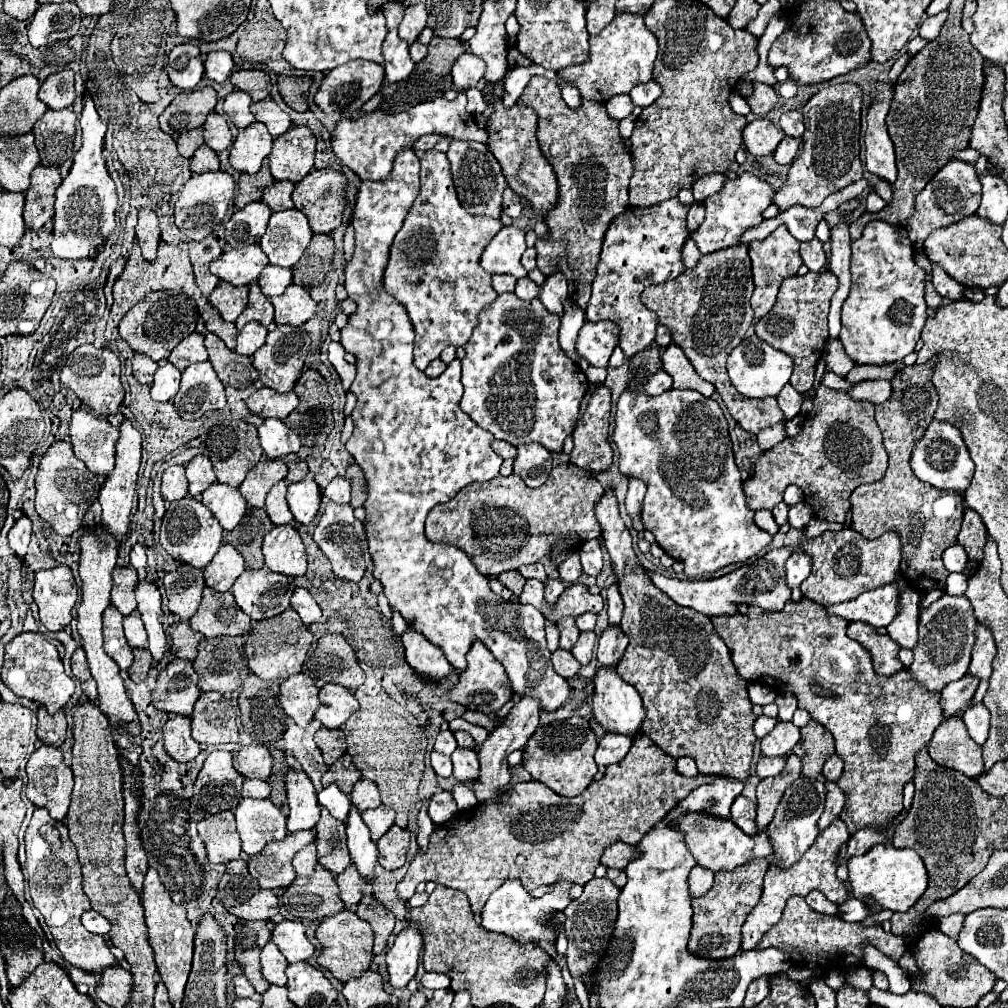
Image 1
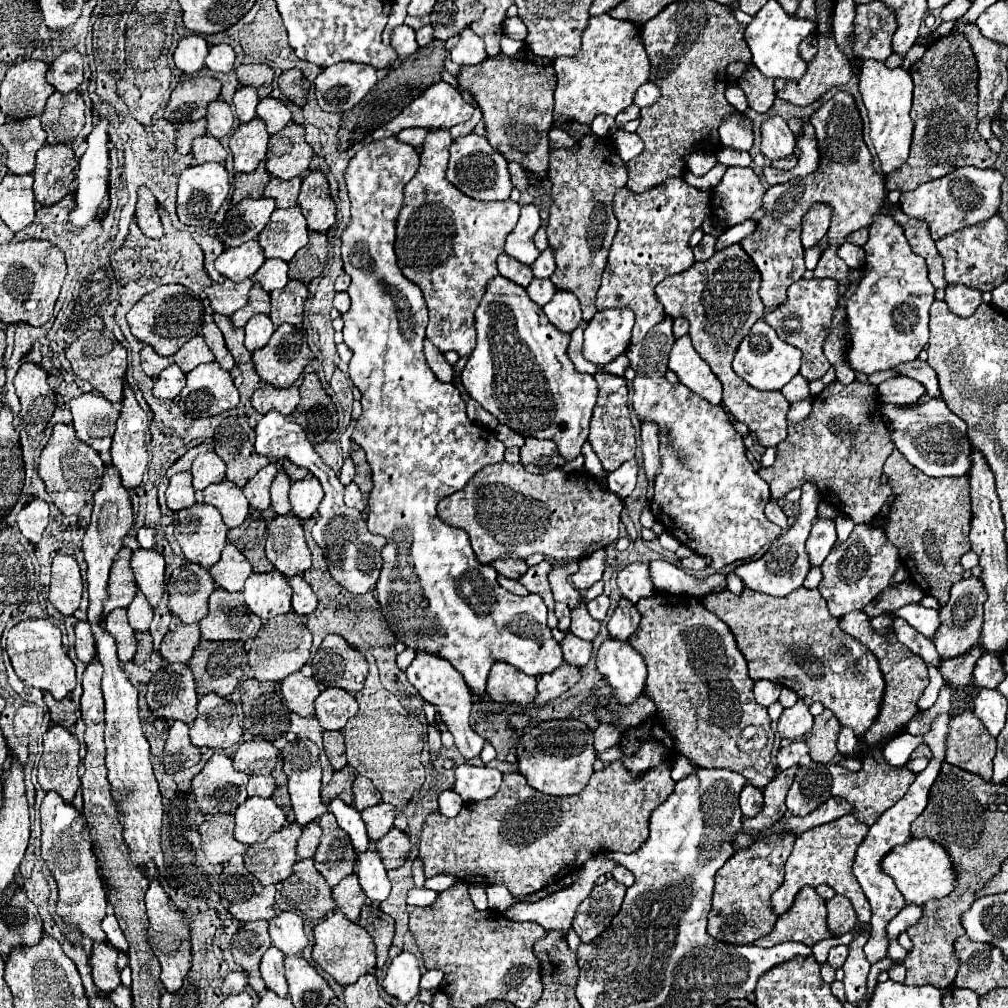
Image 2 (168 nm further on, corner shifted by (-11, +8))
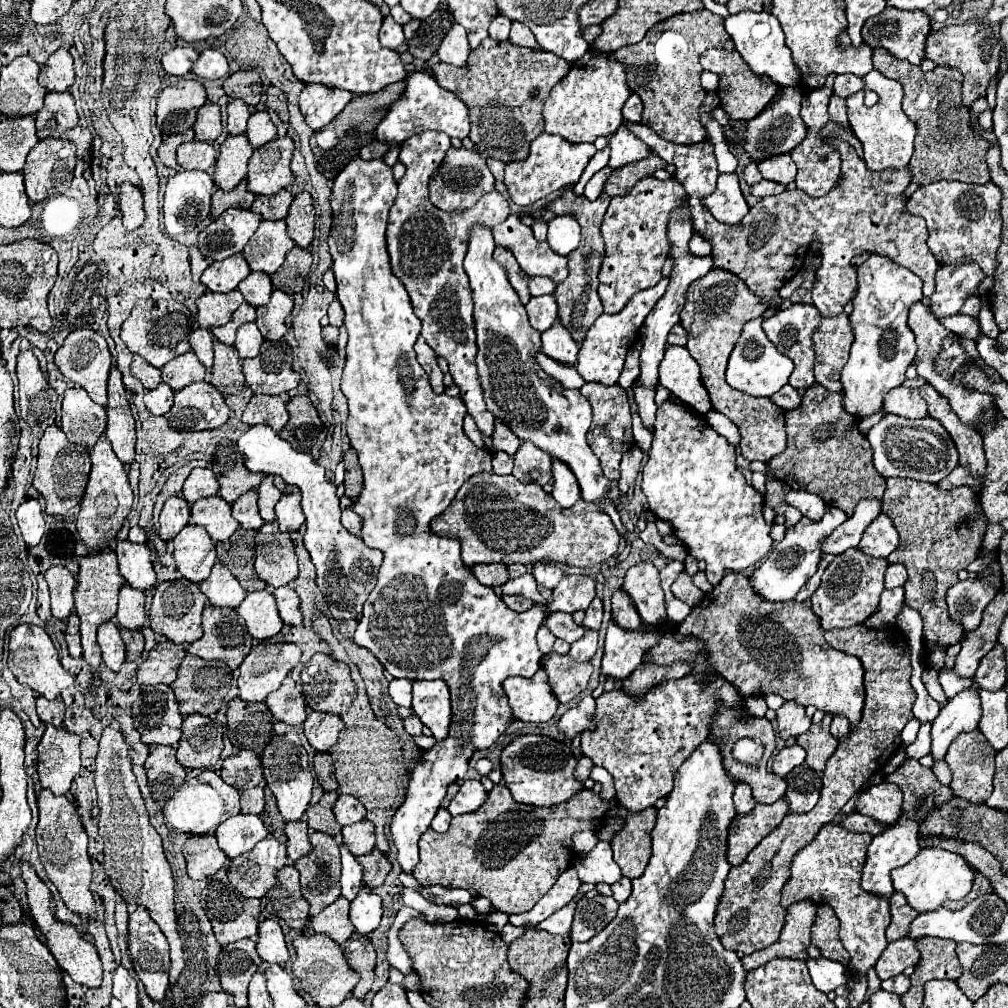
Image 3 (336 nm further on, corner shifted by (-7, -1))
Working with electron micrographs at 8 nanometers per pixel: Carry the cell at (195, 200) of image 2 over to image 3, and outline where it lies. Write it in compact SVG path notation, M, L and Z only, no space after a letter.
M178 171L168 179L164 193L166 233L194 231L210 215L214 181L206 171Z

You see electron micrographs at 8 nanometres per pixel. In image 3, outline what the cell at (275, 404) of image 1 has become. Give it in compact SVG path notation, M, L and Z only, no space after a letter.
M254 395L250 403L244 409L242 421L248 425L266 423L274 431L280 431L288 423L286 413L286 401L284 397L272 397L272 395Z

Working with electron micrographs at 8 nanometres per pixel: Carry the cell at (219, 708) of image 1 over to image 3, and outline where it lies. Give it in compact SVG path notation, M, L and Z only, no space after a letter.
M192 713L184 717L182 739L178 741L176 757L186 769L192 767L214 767L224 749L224 725L214 717Z

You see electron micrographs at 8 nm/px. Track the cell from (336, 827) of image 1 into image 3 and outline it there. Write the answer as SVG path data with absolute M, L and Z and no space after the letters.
M308 831L312 851L294 863L300 871L302 895L310 903L310 917L338 899L338 873L340 873L340 849L334 837L328 833Z

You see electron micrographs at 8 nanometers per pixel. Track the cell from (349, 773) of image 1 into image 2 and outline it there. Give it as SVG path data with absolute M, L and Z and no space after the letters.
M346 766L338 772L334 772L332 780L322 788L322 802L324 804L330 804L334 798L340 798L344 800L346 804L352 804L352 794L350 794L350 788L352 788L352 782L356 778L356 772Z

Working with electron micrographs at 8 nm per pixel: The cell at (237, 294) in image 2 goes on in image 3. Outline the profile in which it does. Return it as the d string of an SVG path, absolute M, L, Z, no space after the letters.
M238 289L230 293L212 293L206 291L196 299L198 305L198 325L202 329L212 329L218 325L226 325L238 305L244 303L244 297Z

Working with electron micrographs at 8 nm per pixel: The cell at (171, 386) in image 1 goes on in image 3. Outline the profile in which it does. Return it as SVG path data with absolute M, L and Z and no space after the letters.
M160 383L156 389L146 391L144 405L154 415L166 415L172 407L172 399L174 399L174 389L170 389L170 385L166 383Z

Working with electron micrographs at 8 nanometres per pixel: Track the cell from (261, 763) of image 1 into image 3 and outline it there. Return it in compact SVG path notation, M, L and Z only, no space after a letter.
M238 751L224 759L220 777L234 785L238 791L246 791L258 785L264 785L264 773L262 773L262 761L258 753L254 751Z

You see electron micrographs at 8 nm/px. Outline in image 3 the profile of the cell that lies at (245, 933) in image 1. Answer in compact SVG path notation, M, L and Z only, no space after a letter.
M250 937L222 947L222 953L218 955L220 983L224 991L234 995L234 1003L238 1007L248 1005L248 983L250 977L262 967L262 963L264 961L256 951L256 941Z

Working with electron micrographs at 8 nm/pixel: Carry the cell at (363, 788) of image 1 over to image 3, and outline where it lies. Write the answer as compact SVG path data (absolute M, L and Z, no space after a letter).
M340 793L338 801L334 805L334 815L336 815L336 821L344 827L344 825L350 825L350 823L362 821L366 817L366 807L356 797Z

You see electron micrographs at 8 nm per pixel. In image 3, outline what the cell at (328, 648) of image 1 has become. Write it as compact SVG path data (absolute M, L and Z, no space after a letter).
M316 653L302 669L304 699L314 711L344 715L356 697L356 683L346 663Z

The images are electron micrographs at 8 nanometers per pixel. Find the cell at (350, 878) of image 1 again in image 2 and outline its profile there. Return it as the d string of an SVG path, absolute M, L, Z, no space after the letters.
M356 874L346 876L346 880L342 880L334 888L332 898L338 904L336 910L340 910L348 920L354 920L354 922L358 920L366 896L362 896L362 888L358 888L358 876Z

